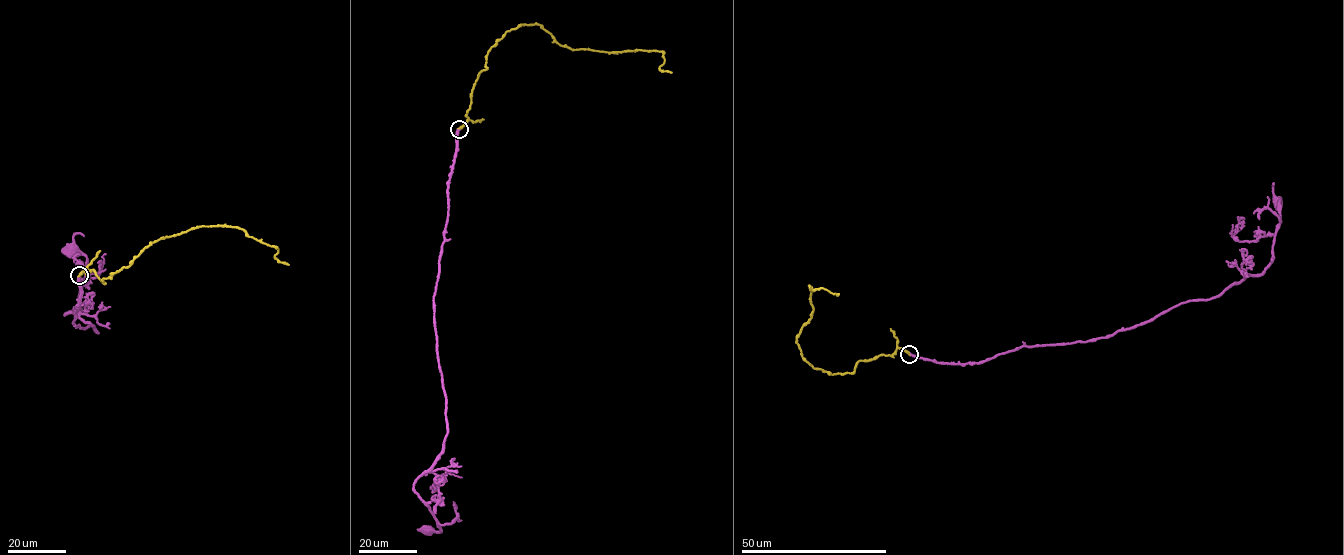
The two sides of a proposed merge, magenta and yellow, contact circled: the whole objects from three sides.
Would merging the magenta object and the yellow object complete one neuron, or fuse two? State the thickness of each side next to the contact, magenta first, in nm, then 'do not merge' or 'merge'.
320 nm thick on the magenta side, 440 nm on the other; merge

